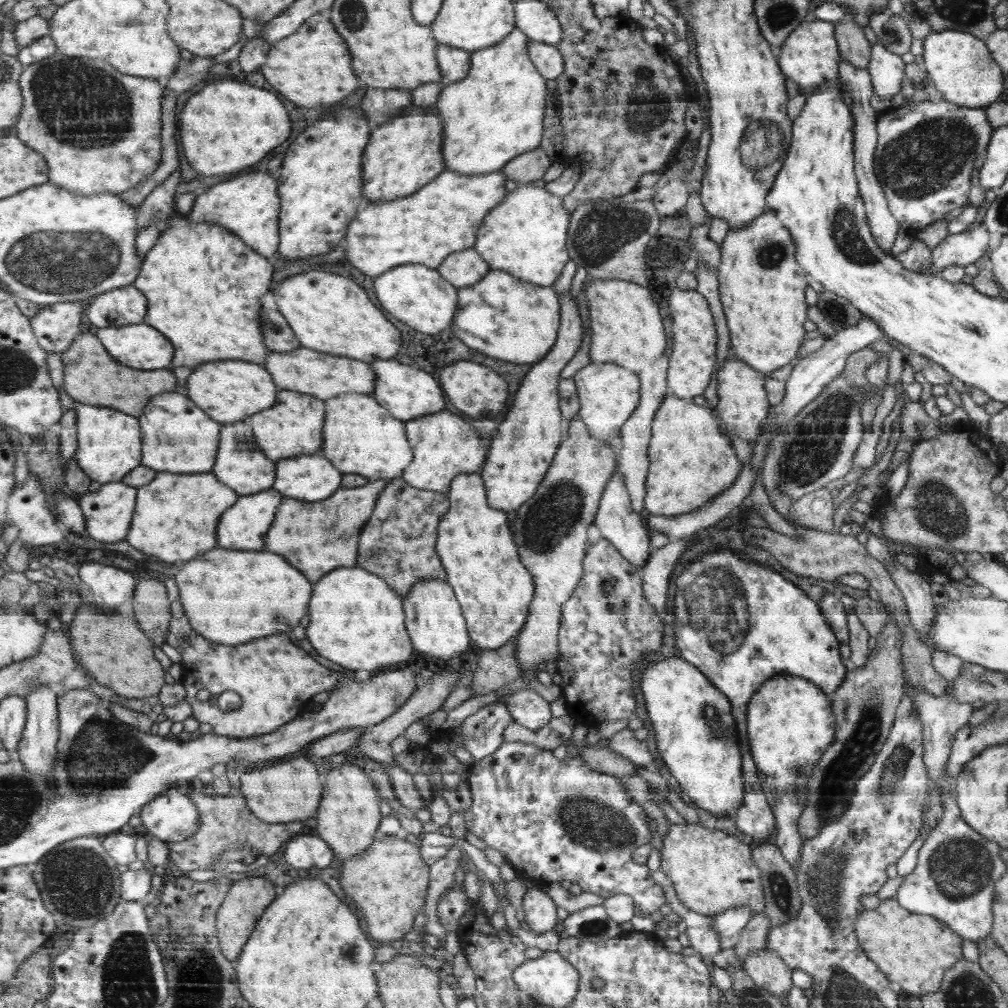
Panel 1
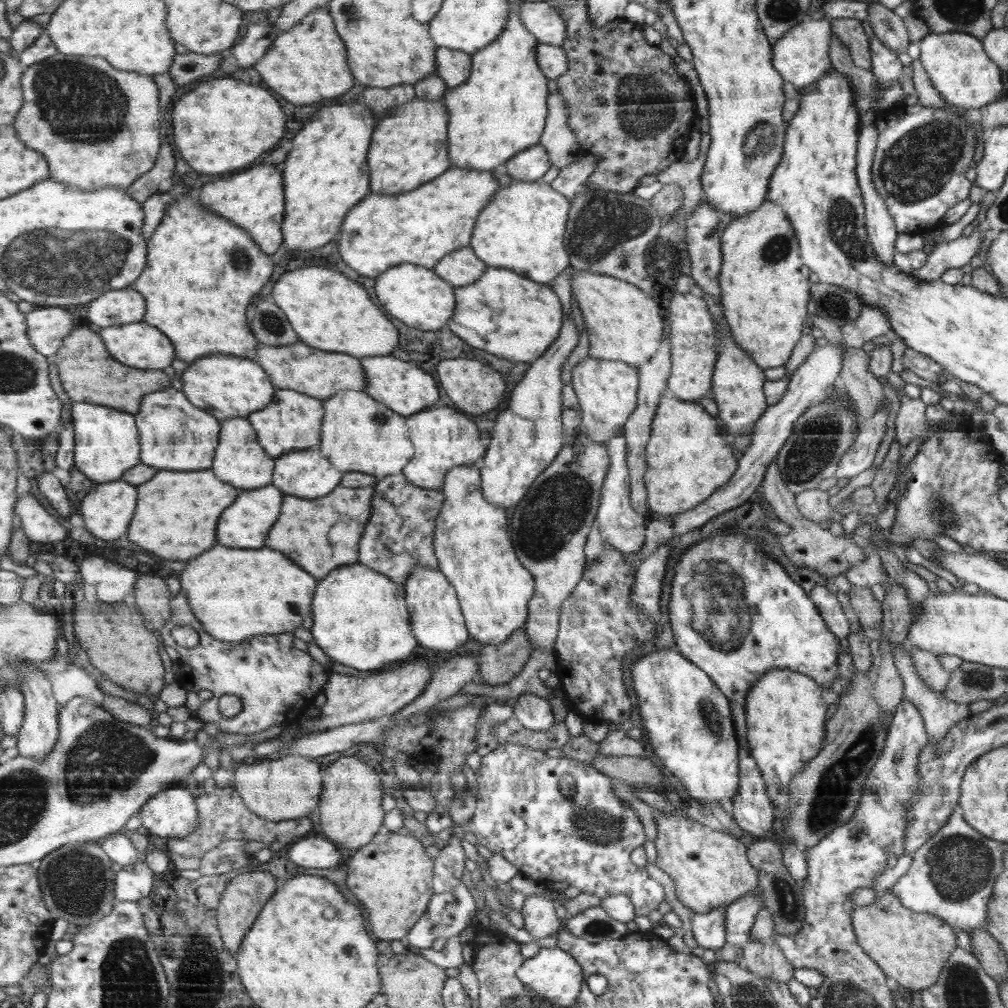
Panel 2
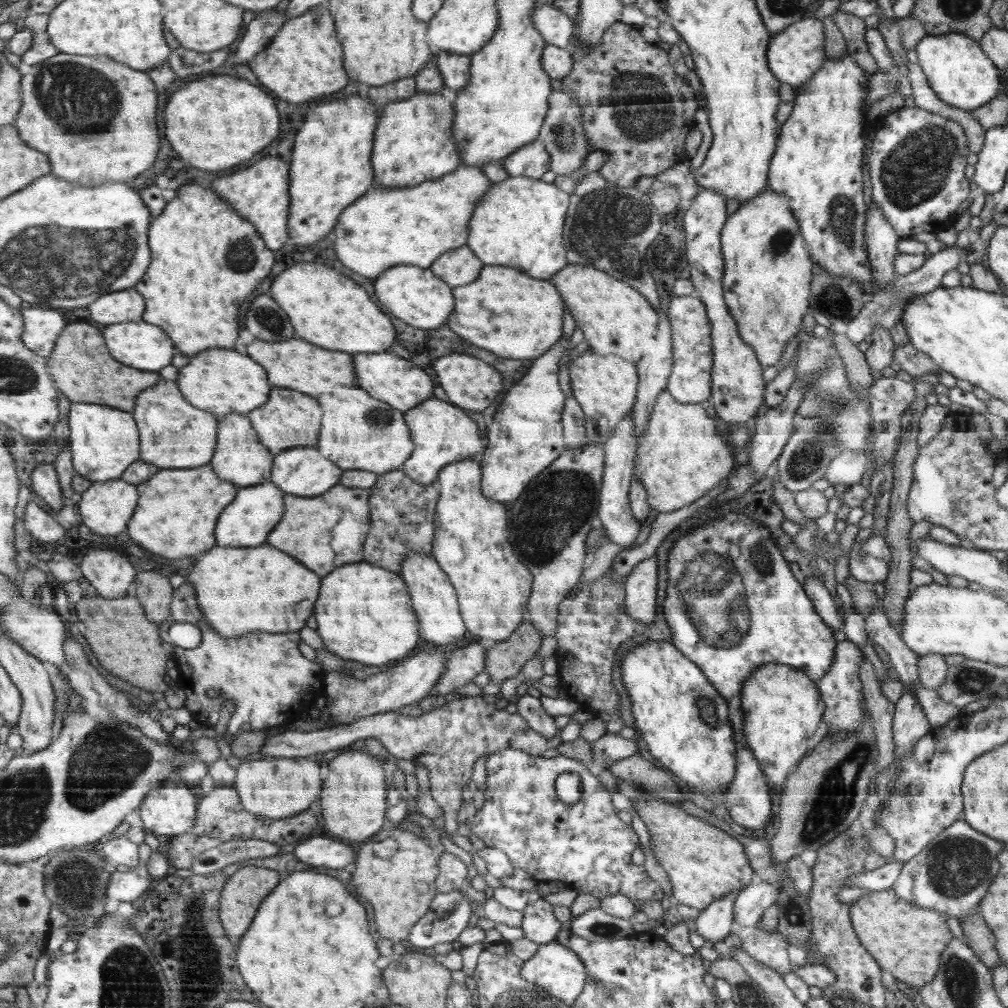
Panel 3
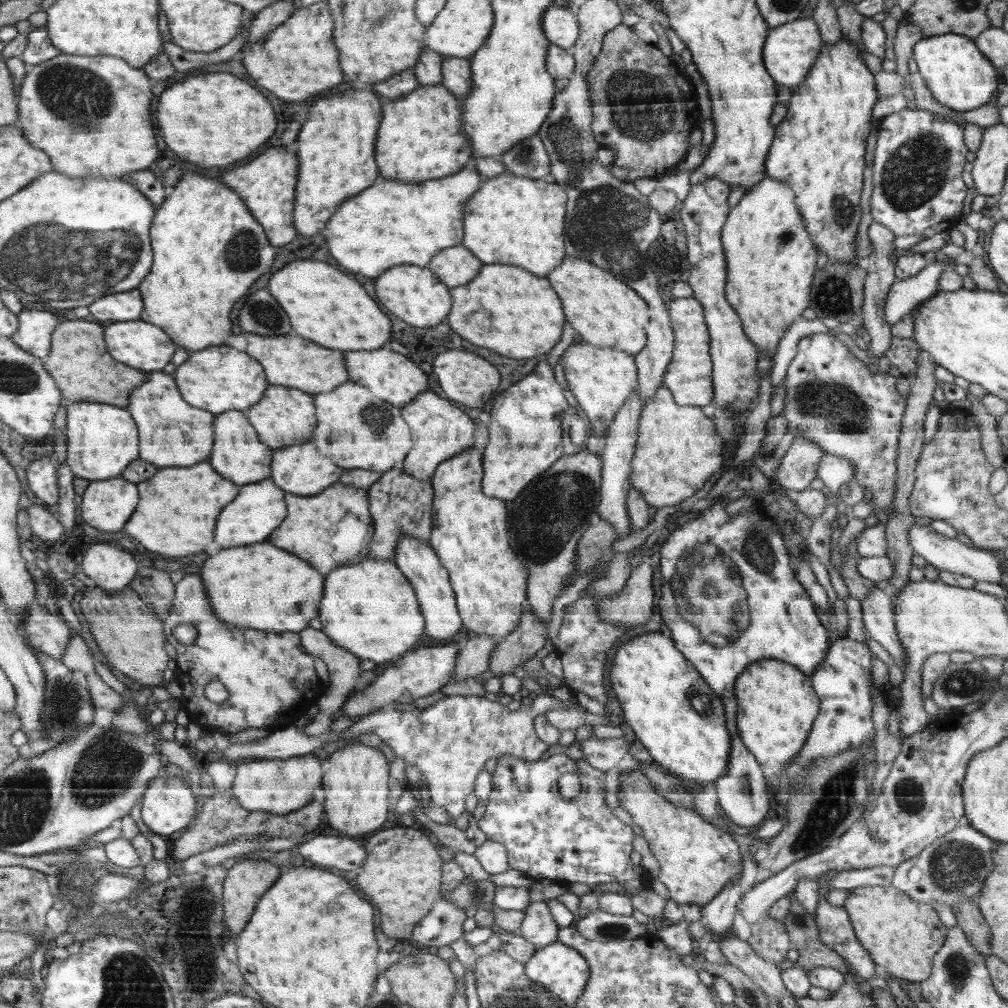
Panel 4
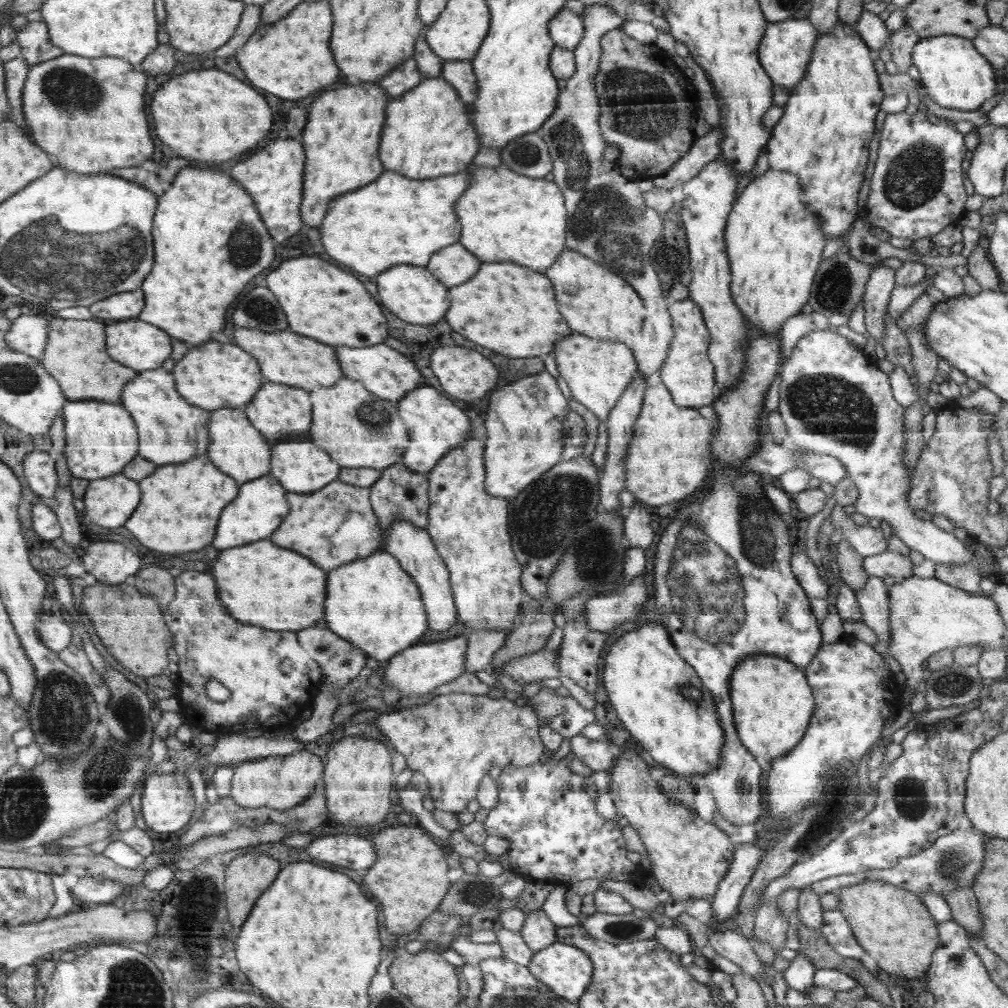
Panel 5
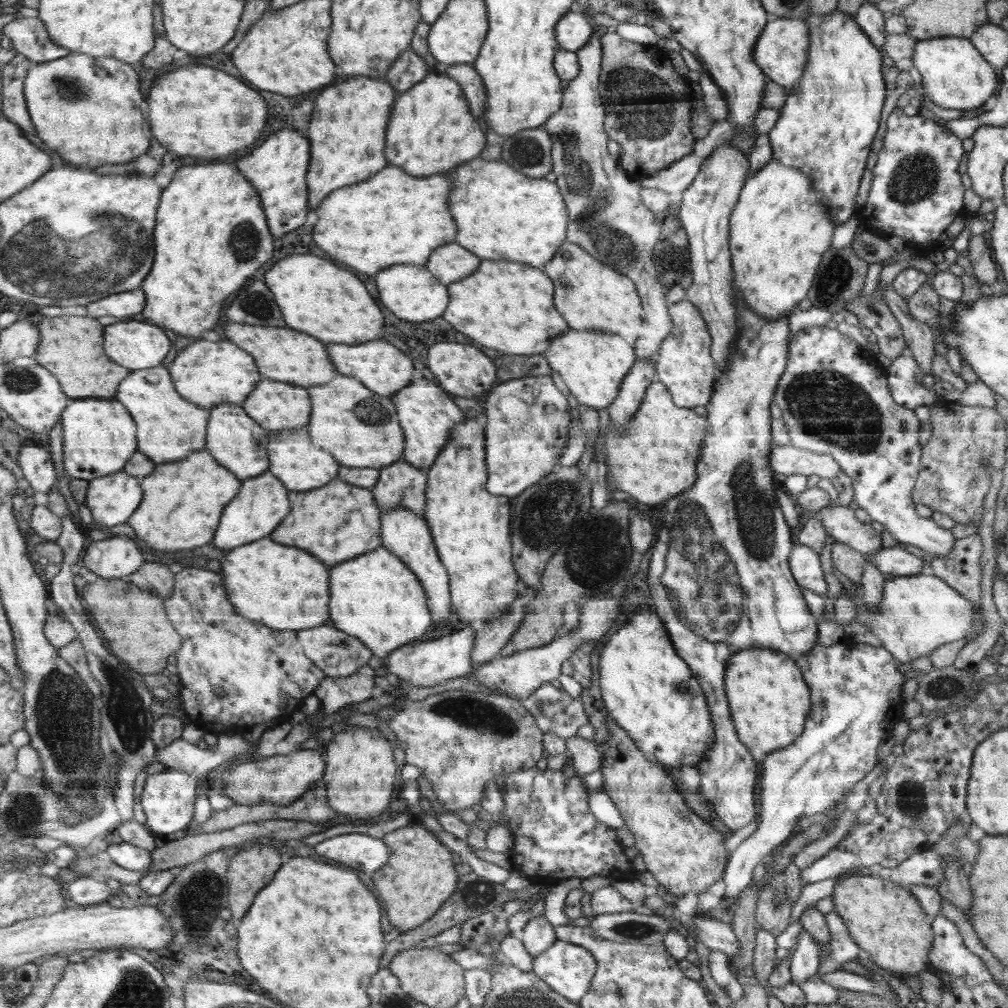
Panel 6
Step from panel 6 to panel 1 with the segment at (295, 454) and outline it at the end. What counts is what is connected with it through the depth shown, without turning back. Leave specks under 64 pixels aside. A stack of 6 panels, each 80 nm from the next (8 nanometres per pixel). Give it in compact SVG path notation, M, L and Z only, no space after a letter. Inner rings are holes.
M320 454L279 460L276 490L296 500L324 500L340 488L342 474Z

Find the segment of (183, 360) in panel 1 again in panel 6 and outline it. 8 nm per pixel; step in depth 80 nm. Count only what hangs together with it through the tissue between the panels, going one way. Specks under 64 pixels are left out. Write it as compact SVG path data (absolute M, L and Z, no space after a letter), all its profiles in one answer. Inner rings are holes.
M226 160L214 161L213 163L202 164L202 166L181 166L180 172L175 175L172 182L165 188L161 207L159 210L158 223L156 227L156 242L157 242L157 257L156 257L156 272L152 272L152 276L148 276L148 280L144 283L144 290L148 292L147 307L143 312L143 316L152 320L154 324L162 326L162 328L170 328L176 330L178 334L184 336L193 336L195 341L200 341L204 338L206 330L214 330L216 324L220 324L222 320L222 310L226 308L228 300L232 298L234 292L240 292L244 288L244 284L248 282L248 276L252 278L252 274L272 258L272 232L268 232L269 222L266 220L267 215L263 211L260 195L251 185L251 181L247 179L239 169L239 162L227 163Z

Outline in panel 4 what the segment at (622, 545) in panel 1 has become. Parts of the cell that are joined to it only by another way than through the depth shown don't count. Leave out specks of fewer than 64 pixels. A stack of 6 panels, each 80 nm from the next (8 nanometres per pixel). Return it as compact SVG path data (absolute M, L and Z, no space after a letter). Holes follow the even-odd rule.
M636 391L633 392L631 398L625 400L625 404L620 408L620 411L615 416L615 420L608 428L606 437L604 439L603 450L600 452L600 460L603 462L603 499L600 500L600 507L597 514L600 515L600 519L604 520L615 528L617 534L620 534L620 538L626 537L631 533L631 524L628 522L628 511L627 511L627 495L631 490L631 461L635 457L636 440L639 435L639 419L642 415L643 402L639 399L639 394Z

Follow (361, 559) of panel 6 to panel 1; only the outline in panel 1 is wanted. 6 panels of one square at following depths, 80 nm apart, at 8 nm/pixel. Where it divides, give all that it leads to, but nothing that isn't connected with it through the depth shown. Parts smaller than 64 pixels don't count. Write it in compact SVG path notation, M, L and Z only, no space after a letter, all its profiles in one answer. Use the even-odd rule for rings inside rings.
M358 566L340 567L318 580L314 588L305 633L317 654L351 671L378 670L410 658L403 597L382 577Z

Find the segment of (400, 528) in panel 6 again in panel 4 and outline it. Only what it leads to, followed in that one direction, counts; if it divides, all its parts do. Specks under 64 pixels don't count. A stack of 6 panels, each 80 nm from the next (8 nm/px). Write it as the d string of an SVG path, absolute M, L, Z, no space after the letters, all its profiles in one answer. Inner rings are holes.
M403 534L399 539L399 546L396 548L395 563L414 588L420 612L426 620L424 634L440 640L456 636L462 628L463 620L460 620L459 610L456 610L458 602L454 602L455 592L448 582L447 568L444 568L439 556L431 547L430 541L422 542L411 534Z

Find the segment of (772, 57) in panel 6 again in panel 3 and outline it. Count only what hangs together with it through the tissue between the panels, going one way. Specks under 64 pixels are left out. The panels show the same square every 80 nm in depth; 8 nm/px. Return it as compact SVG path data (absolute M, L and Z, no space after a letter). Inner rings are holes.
M814 16L805 17L799 23L787 27L780 35L772 36L768 47L768 64L775 76L786 84L798 88L810 80L827 62L826 26Z

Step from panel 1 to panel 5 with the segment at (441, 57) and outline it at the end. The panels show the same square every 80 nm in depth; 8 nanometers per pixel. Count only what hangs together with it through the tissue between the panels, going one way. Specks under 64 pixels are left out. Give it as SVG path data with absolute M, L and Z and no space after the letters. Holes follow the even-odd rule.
M445 61L441 70L444 80L452 80L455 88L460 88L460 98L473 108L479 99L478 79L474 66L469 61Z

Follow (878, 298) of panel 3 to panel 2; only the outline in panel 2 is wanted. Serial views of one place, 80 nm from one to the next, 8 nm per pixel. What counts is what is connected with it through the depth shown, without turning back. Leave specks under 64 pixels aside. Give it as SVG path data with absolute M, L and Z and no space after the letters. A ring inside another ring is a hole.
M982 232L976 236L961 235L960 238L947 242L942 240L927 255L927 263L912 276L917 281L932 282L941 278L941 274L949 268L961 268L969 264L978 254L982 243ZM864 306L856 320L847 322L838 330L843 346L859 349L872 338L890 332L887 316L877 306Z

